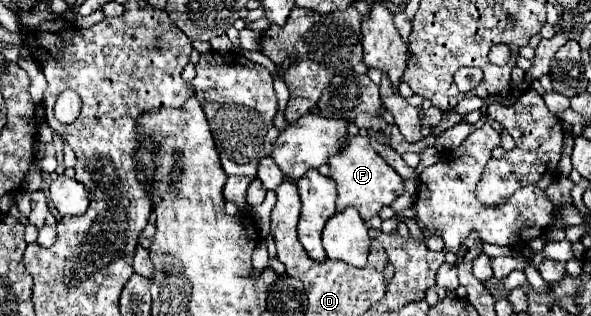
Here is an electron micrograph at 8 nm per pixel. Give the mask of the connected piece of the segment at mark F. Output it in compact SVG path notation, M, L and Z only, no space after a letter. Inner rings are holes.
M360 134L348 138L346 146L340 148L340 152L328 160L328 166L330 166L330 178L338 186L336 208L344 210L352 206L358 210L364 222L368 222L372 216L378 216L382 206L390 206L406 190L404 180L398 176L398 172L392 166L388 166L384 158L374 152L370 140Z

